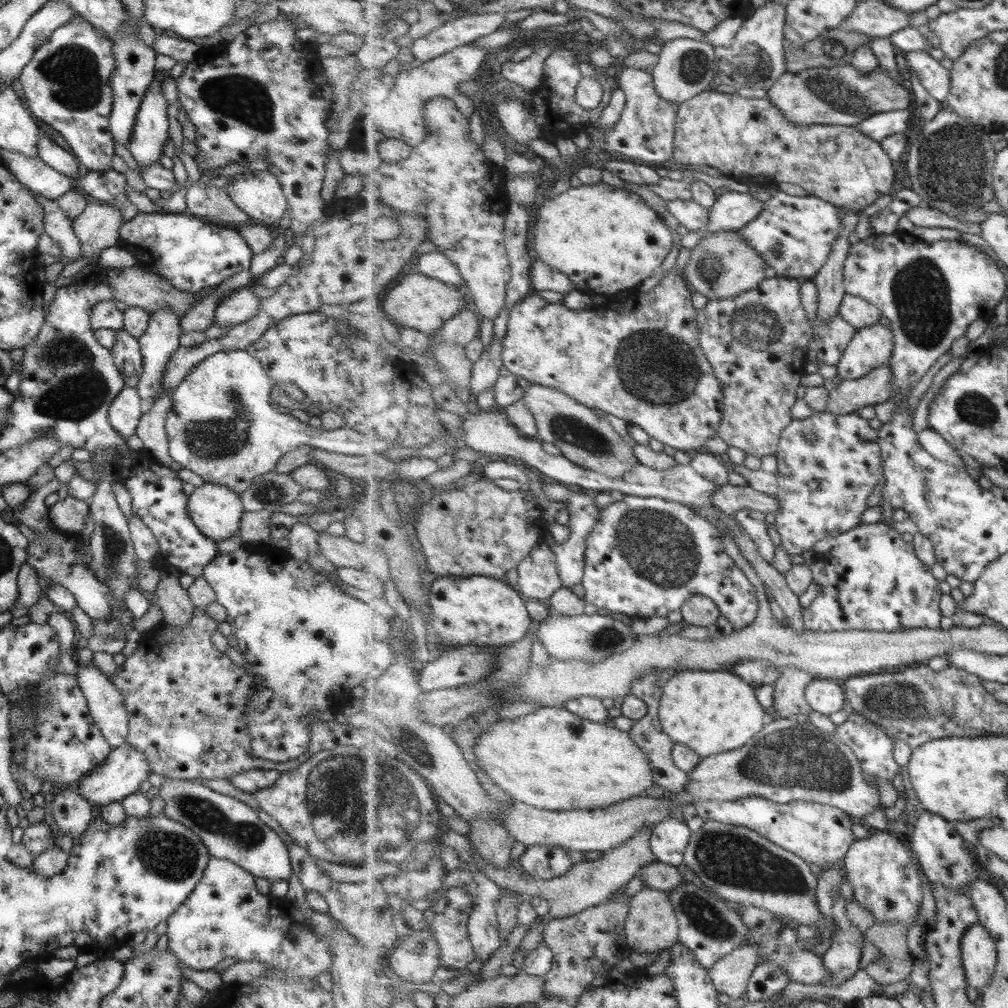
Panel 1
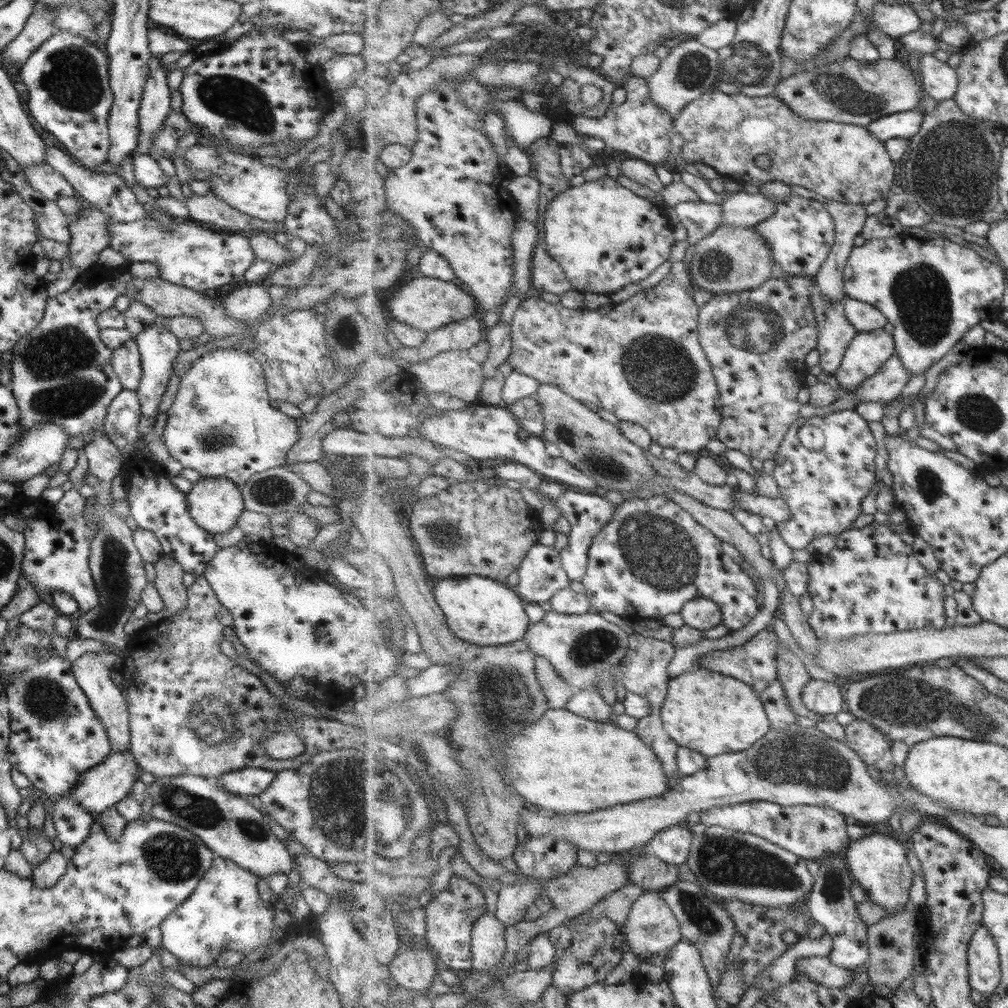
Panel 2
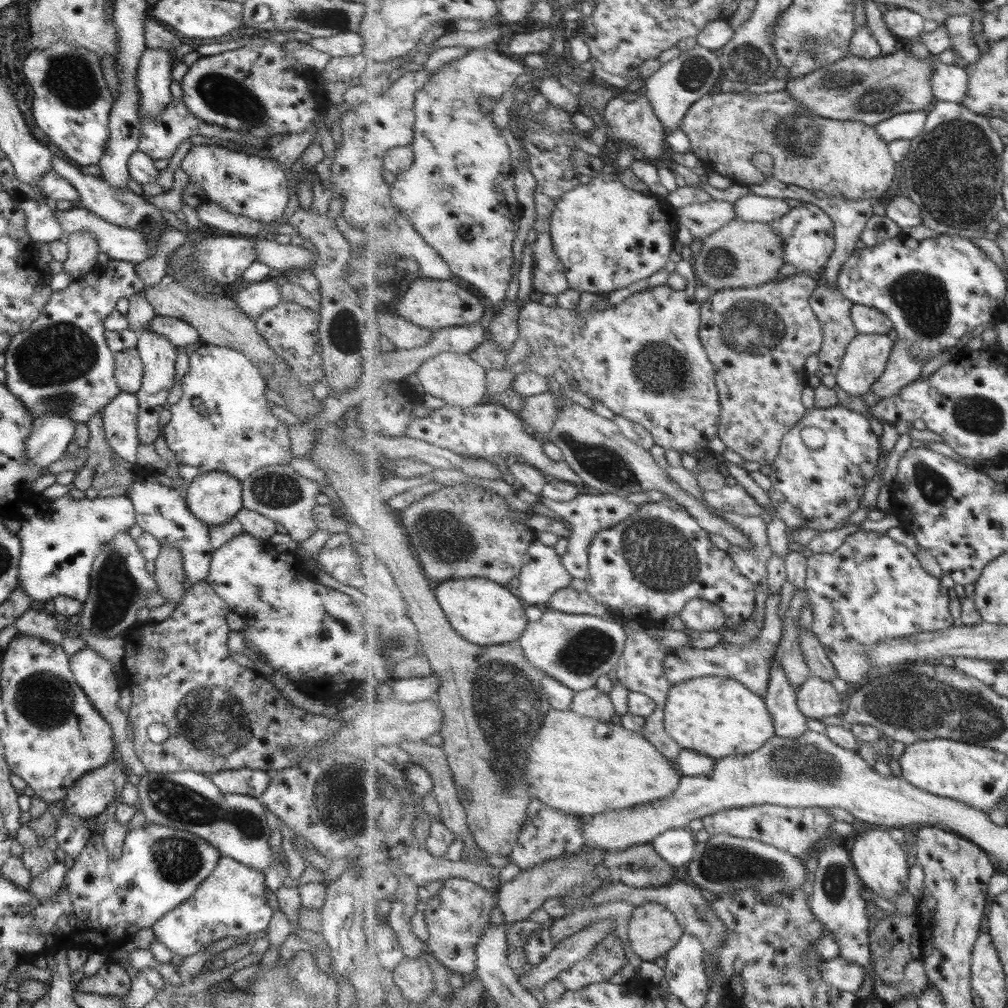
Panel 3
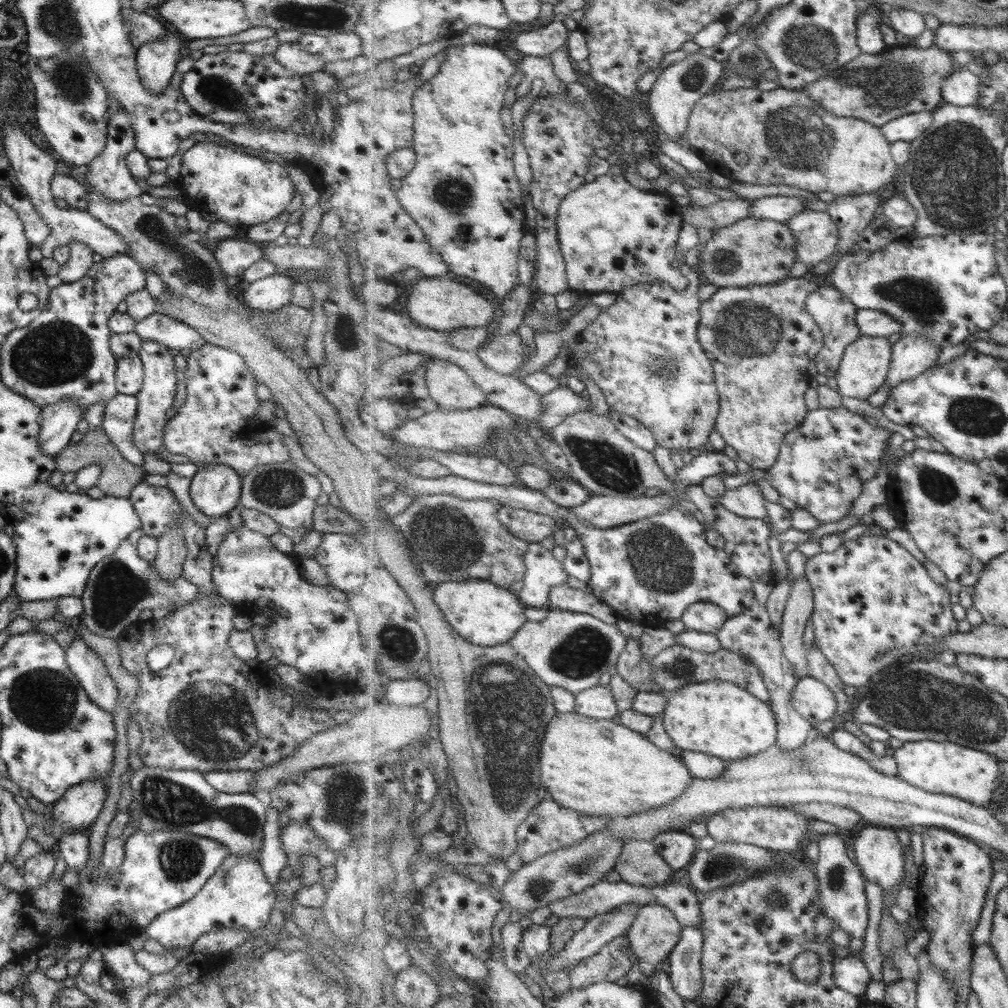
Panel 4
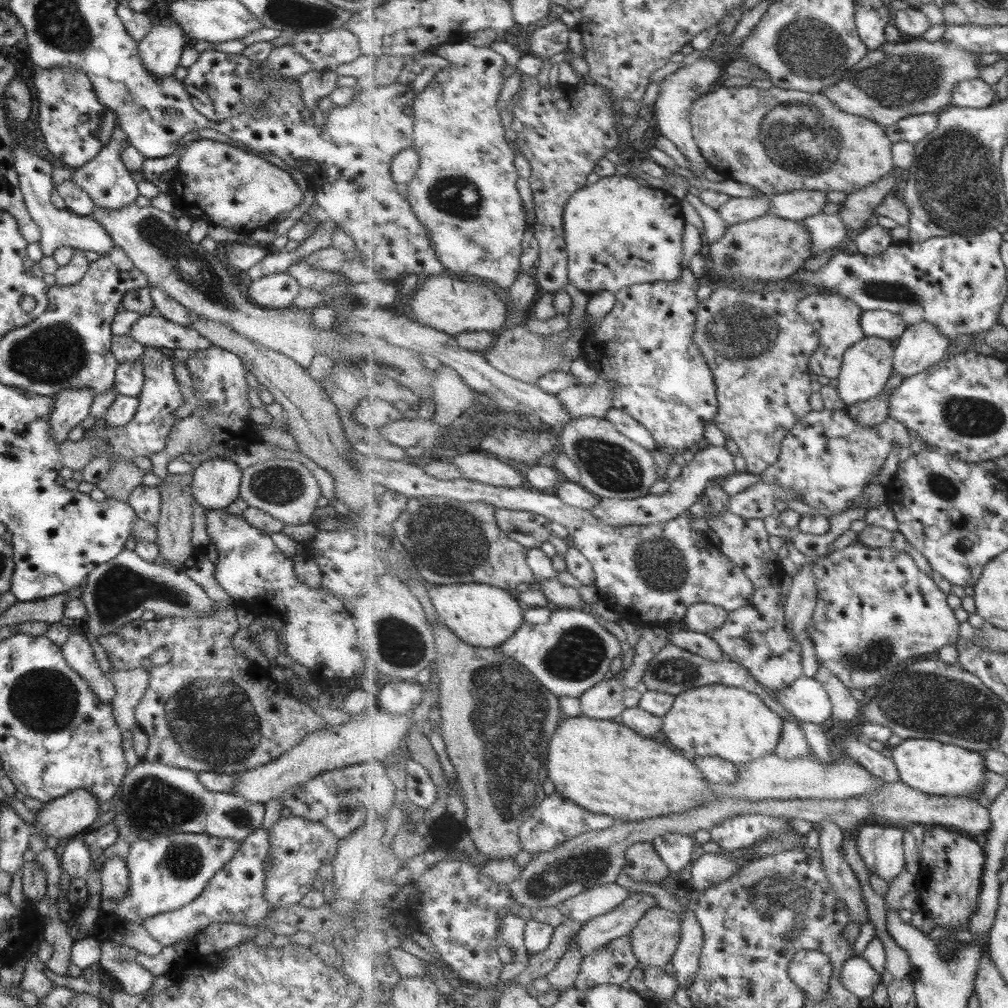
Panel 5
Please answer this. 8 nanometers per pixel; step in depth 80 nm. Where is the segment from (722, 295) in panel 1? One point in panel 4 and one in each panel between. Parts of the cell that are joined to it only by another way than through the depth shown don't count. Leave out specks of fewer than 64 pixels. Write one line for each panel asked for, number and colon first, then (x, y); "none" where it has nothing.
2: (732, 258)
3: (743, 254)
4: (754, 251)

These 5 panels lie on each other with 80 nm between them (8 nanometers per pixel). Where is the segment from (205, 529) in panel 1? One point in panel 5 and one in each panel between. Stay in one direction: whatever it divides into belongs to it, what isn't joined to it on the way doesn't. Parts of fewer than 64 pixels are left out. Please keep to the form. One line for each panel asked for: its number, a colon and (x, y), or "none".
2: (214, 503)
3: (213, 497)
4: (214, 489)
5: (215, 483)

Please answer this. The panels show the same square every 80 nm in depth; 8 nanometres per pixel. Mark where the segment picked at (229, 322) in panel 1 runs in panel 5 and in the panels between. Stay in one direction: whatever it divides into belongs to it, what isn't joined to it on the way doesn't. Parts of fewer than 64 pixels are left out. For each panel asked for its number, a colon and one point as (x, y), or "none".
2: (249, 302)
3: (257, 297)
4: (267, 294)
5: (278, 290)

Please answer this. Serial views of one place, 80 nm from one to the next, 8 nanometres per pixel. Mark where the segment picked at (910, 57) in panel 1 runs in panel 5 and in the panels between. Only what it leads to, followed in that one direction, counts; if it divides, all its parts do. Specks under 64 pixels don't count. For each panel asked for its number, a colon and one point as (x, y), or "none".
2: (940, 81)
3: (949, 83)
4: (962, 87)
5: (975, 93)

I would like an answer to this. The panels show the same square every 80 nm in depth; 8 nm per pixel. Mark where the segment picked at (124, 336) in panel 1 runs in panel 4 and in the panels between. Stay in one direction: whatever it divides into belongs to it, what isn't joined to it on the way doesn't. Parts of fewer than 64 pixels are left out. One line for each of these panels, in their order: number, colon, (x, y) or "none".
2: (125, 359)
3: (127, 366)
4: (128, 376)

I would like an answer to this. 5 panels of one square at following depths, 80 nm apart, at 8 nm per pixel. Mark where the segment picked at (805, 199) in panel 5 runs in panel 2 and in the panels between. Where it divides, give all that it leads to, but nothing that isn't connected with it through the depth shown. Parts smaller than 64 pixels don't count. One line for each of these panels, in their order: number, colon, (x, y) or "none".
2: (740, 209)
3: (751, 208)
4: (782, 209)

